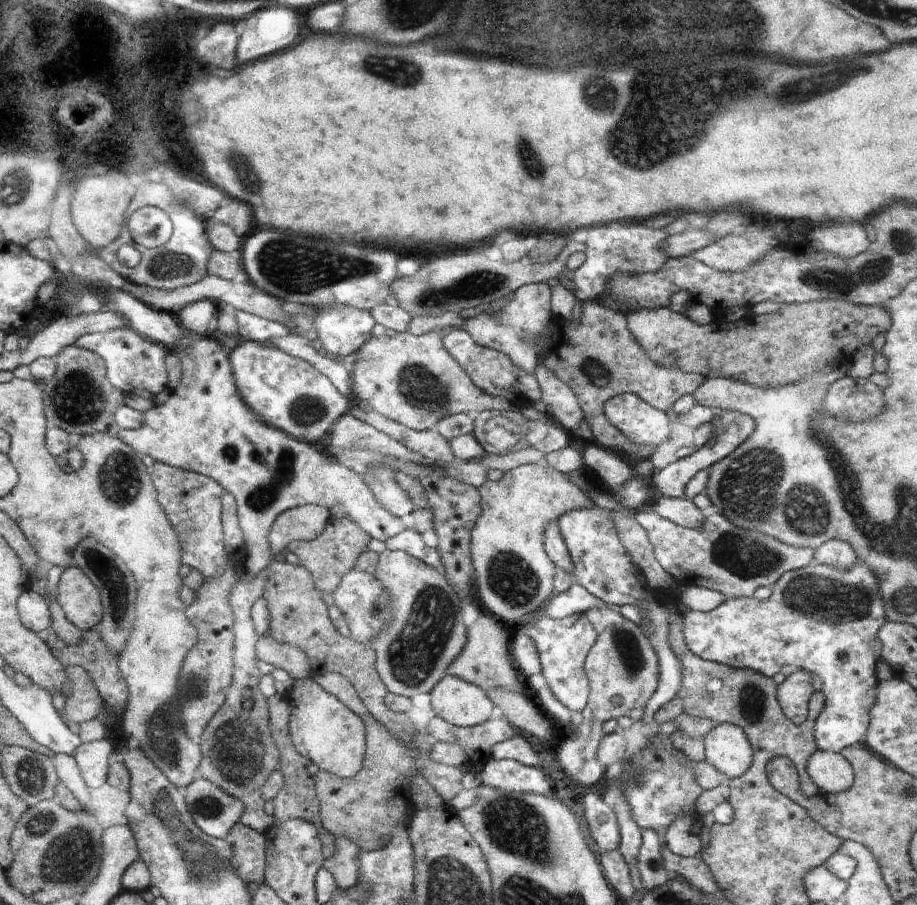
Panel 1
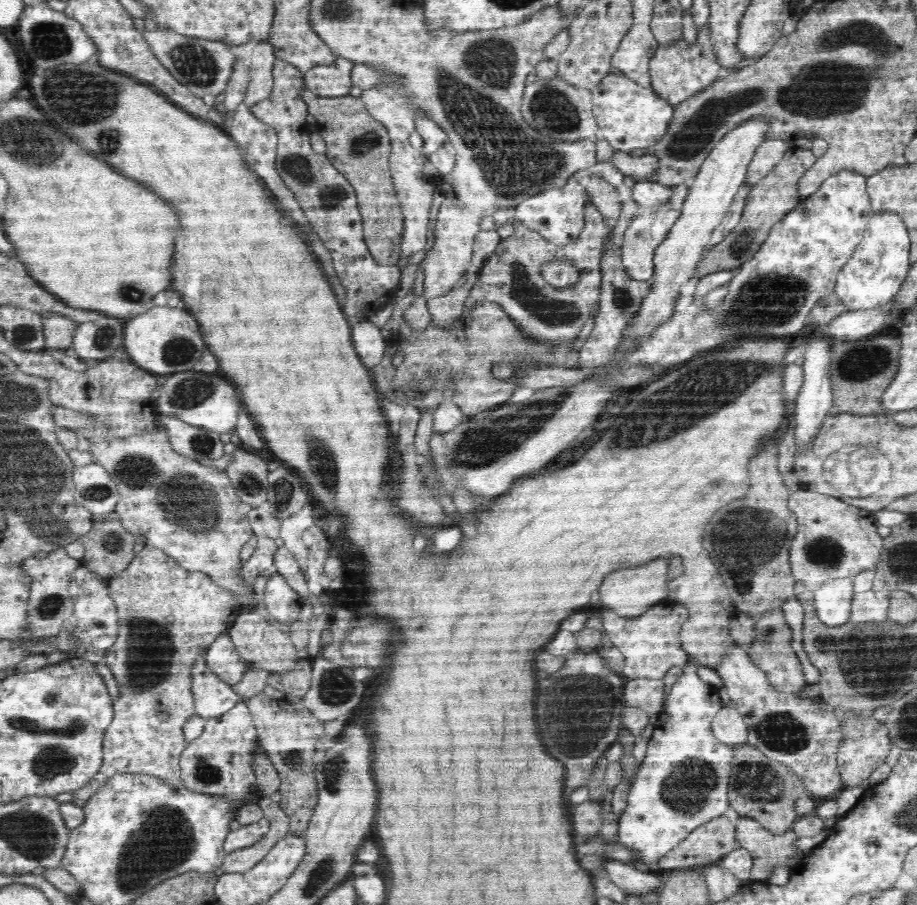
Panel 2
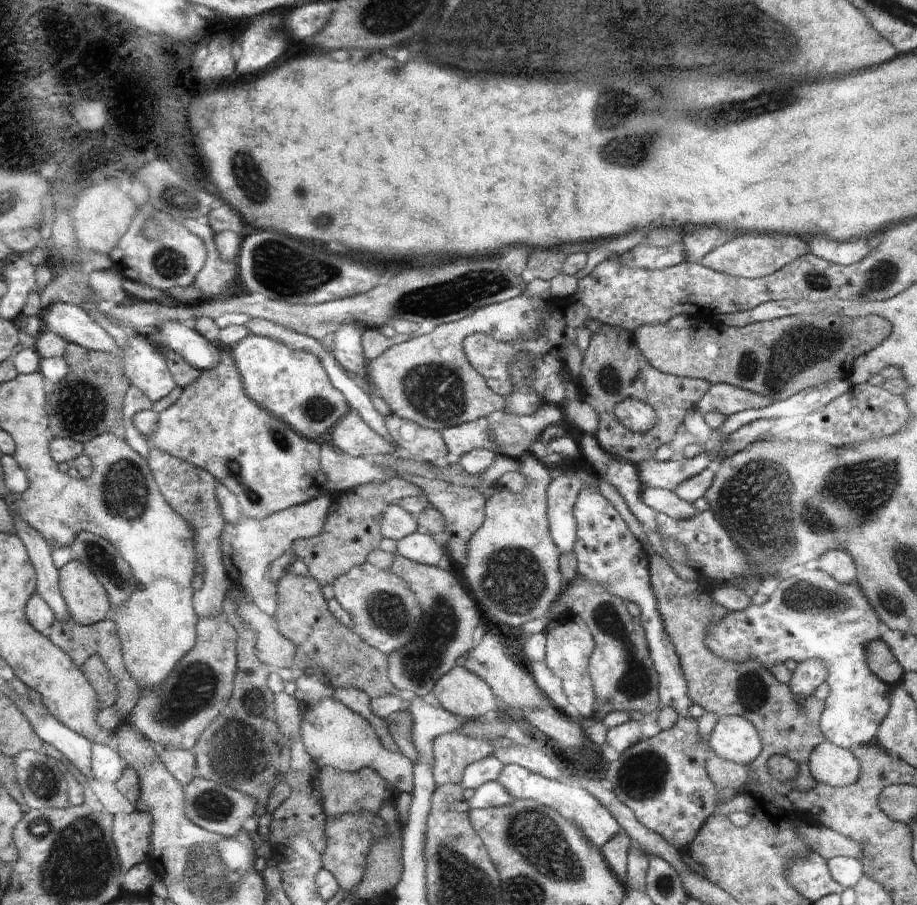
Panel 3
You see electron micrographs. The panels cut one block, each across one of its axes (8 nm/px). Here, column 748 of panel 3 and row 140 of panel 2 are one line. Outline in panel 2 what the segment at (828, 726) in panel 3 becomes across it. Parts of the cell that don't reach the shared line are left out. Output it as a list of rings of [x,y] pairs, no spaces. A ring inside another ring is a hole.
[[[612,70],[590,90],[592,112],[598,123],[600,135],[614,150],[631,152],[656,144],[669,129],[674,107],[660,98],[652,87],[643,87],[622,72]]]

